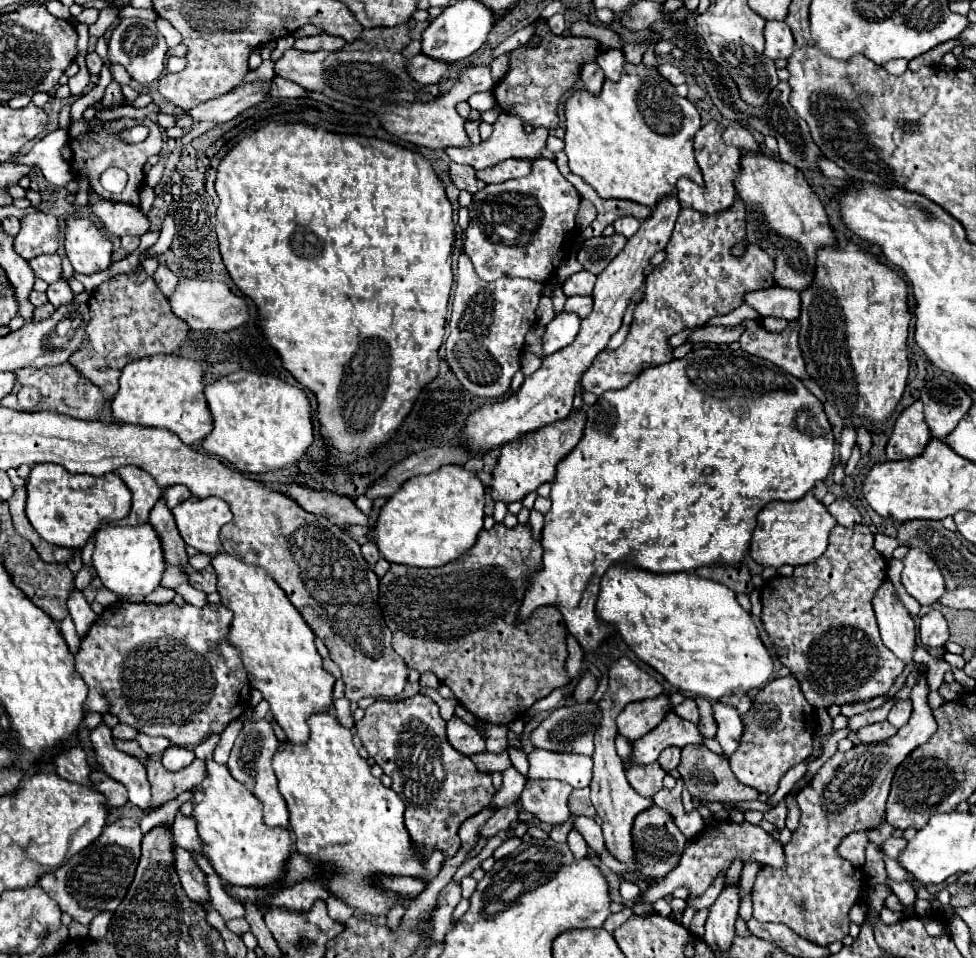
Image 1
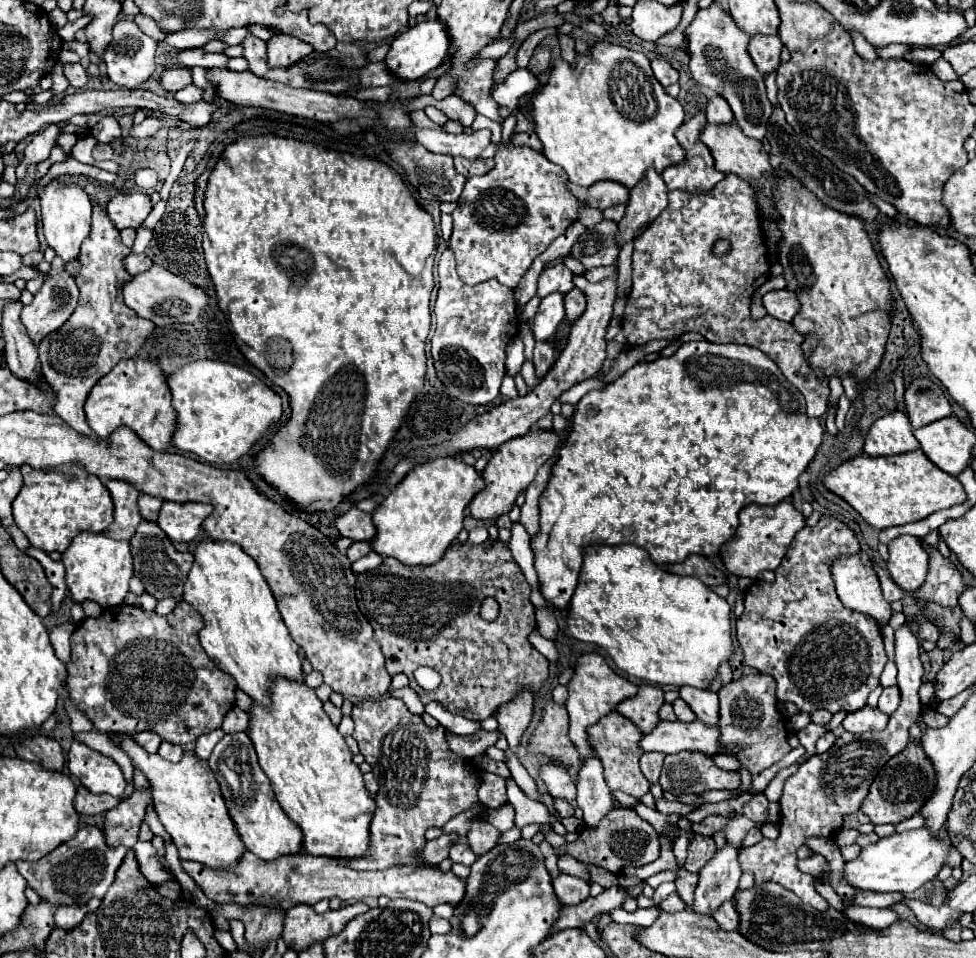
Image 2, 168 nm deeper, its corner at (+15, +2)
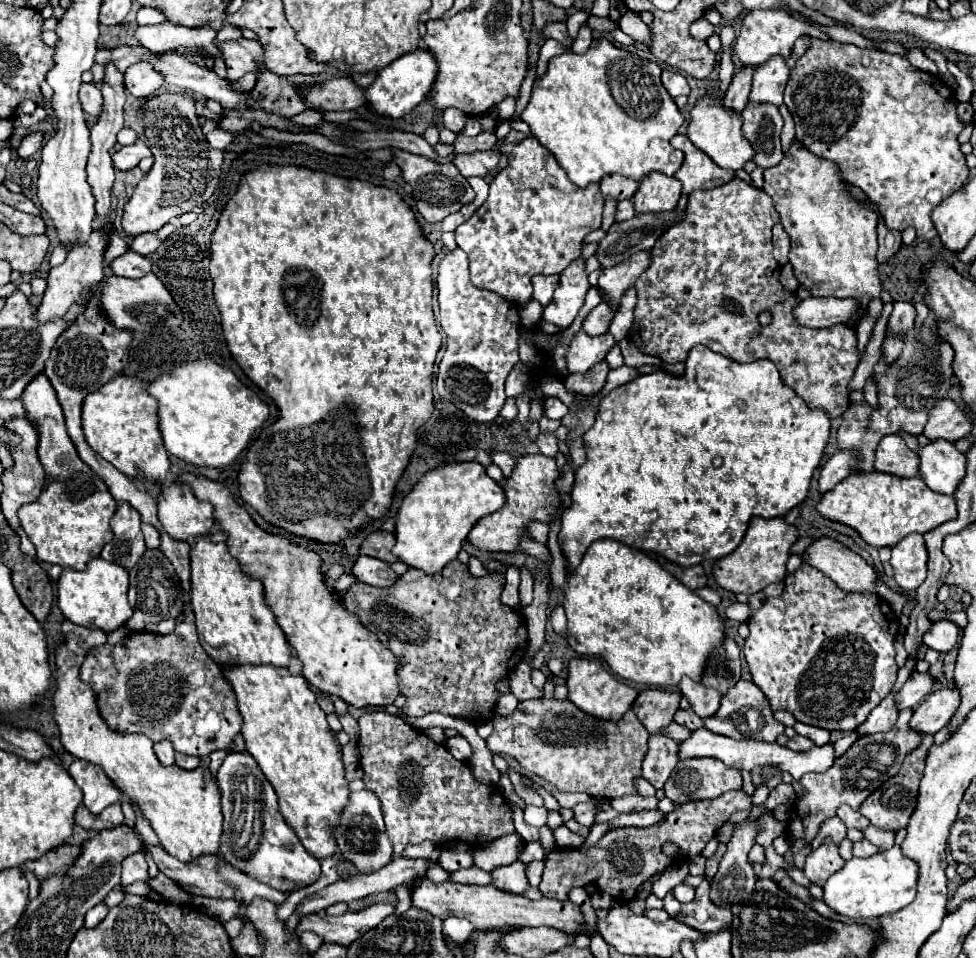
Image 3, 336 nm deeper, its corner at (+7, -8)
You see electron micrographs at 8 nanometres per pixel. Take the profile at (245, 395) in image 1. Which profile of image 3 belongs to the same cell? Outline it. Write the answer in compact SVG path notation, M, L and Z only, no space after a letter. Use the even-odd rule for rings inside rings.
M215 361L183 363L171 373L157 377L149 385L149 393L159 401L159 429L165 449L191 465L229 467L239 457L239 453L247 449L251 435L269 419L269 405L251 387L243 385L231 369Z

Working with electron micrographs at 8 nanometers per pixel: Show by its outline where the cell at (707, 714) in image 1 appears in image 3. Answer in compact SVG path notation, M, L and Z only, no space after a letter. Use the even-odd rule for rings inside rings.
M679 709L679 711L675 713L675 723L685 725L685 727L687 727L687 729L691 729L691 731L695 731L695 729L701 729L701 727L703 727L703 721L699 719L699 715L695 715L695 713L693 713L693 709L687 709L687 711Z

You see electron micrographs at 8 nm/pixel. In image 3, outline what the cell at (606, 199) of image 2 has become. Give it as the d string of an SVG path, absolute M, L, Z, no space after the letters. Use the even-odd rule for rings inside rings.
M607 175L605 181L599 183L603 199L613 199L613 201L623 201L623 199L633 199L639 183L633 179L625 179L621 175Z

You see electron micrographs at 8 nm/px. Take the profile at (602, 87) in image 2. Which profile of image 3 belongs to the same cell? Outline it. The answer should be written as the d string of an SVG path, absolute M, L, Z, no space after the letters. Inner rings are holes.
M593 39L591 47L587 53L583 55L577 55L577 53L563 53L559 57L553 57L549 61L549 67L547 67L547 73L541 77L541 81L537 81L533 85L533 93L531 93L531 99L525 107L525 111L521 113L521 119L531 127L531 133L539 139L539 143L549 149L553 153L553 157L557 159L559 167L563 167L567 171L567 177L577 185L577 187L587 187L591 183L599 183L605 175L613 175L613 173L619 173L623 177L629 177L629 179L635 179L635 181L643 181L651 171L661 171L669 177L673 177L679 167L683 165L683 151L679 149L673 149L671 147L671 139L679 133L679 127L685 125L685 117L681 115L681 111L677 109L675 101L671 99L671 95L665 91L663 83L661 83L661 67L655 63L655 61L643 61L639 59L637 55L631 55L629 51L623 51L623 49L617 49L609 39Z

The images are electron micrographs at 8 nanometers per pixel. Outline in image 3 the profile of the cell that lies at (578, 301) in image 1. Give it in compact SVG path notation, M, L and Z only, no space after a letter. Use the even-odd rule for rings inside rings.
M599 303L599 305L583 319L583 327L581 327L581 329L583 329L587 335L603 335L603 333L609 329L611 321L613 321L613 313L609 311L607 303Z

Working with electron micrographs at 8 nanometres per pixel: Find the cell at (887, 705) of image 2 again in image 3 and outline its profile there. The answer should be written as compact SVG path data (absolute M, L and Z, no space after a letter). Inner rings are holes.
M913 673L911 679L907 679L907 683L903 685L903 689L897 693L895 705L899 711L903 709L915 709L927 693L931 693L933 687L933 677L929 673Z

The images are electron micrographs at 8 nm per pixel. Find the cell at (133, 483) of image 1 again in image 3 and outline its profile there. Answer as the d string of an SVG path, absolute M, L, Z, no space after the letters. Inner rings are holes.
M123 501L111 519L111 529L115 533L115 539L113 543L107 543L103 547L101 557L125 569L131 569L147 549L139 525L141 525L141 515L137 515L137 511Z

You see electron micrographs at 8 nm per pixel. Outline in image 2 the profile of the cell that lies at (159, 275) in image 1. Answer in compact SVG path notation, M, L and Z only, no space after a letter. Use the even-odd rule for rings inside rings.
M129 253L127 257L125 257L125 269L127 269L127 273L129 275L137 275L137 273L143 273L143 271L147 271L149 267L153 265L153 261L145 255L145 253Z

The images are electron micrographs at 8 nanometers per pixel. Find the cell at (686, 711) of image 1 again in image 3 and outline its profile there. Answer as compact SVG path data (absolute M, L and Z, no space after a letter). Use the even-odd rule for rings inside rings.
M675 721L669 725L669 727L665 727L665 733L663 735L667 735L667 737L671 737L673 741L677 741L677 743L683 743L689 735L691 735L691 731L687 729L687 727L683 727L683 725L677 725Z

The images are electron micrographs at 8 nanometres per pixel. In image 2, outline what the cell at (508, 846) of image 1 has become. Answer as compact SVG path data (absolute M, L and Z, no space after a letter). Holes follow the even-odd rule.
M479 819L471 825L467 839L469 839L469 845L475 851L475 855L485 855L487 851L491 851L497 845L499 831L485 819Z

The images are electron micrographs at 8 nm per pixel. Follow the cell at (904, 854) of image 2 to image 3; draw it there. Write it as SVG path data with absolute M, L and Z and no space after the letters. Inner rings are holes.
M893 845L887 851L879 851L877 855L867 859L853 857L823 885L825 903L847 919L883 917L907 907L915 899L917 875L919 863L915 863L913 859L905 859L899 845Z

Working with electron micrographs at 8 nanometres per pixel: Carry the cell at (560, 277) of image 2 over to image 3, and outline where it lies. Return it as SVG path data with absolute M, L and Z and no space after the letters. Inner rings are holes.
M535 275L533 277L533 299L537 299L545 307L551 301L557 287L559 287L559 275Z

